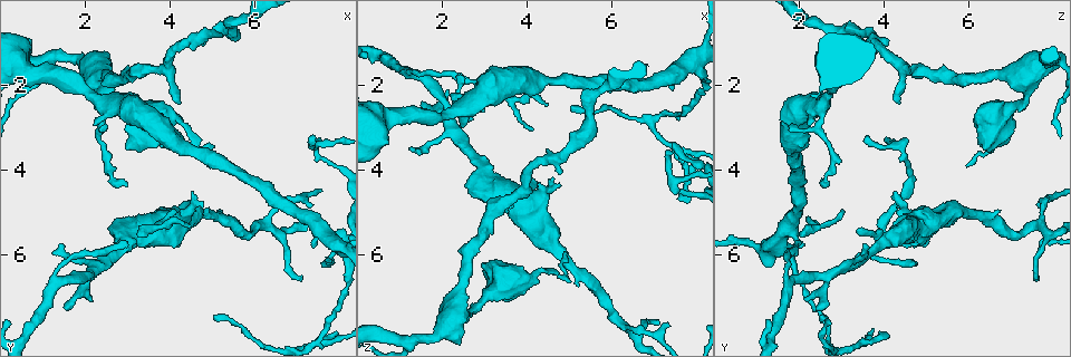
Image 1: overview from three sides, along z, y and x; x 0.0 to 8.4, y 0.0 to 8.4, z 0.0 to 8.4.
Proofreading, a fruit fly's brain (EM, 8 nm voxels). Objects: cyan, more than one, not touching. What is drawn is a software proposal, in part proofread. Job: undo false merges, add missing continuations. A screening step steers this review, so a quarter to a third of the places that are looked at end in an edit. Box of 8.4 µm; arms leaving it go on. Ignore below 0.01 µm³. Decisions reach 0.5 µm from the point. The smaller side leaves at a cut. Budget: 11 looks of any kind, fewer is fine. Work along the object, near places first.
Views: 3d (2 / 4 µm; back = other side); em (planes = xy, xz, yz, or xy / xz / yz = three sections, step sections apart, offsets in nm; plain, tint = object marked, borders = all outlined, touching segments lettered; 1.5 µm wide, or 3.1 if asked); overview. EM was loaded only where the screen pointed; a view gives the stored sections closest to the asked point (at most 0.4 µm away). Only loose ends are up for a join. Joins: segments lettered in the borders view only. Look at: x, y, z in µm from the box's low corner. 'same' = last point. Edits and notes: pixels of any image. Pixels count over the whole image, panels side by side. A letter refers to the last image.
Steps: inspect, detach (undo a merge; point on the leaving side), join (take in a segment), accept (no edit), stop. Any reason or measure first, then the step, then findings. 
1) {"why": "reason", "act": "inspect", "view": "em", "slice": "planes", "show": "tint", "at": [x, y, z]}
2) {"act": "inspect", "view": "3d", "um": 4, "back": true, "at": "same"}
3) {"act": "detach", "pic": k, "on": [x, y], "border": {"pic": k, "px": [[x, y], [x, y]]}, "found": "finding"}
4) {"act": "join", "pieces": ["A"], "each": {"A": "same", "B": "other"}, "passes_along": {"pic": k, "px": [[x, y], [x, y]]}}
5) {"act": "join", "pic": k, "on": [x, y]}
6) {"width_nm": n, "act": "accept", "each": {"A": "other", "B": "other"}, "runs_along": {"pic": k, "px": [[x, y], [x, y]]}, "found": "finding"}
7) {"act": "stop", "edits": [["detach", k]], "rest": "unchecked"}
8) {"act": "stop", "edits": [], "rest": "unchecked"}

{"why": "branch stops here", "act": "inspect", "view": "3d", "um": 4, "back": true, "at": [4.20, 5.00, 3.05]}

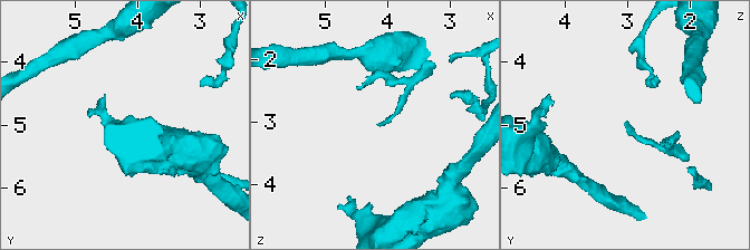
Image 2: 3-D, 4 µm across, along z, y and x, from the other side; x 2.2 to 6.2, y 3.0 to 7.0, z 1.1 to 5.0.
{"act": "inspect", "view": "em", "slice": "yz", "step": 4, "show": "borders", "at": [4.15, 4.95, 3.05]}

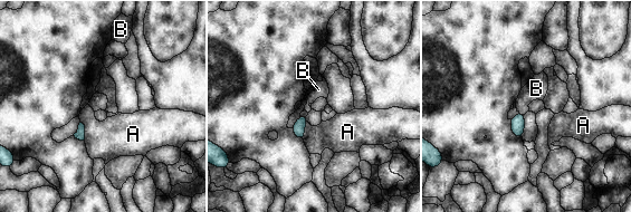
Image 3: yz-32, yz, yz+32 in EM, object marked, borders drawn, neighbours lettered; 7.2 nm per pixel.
{"act": "accept", "each": {"A": "other", "B": "other"}, "border": {"pic": 3, "px": [[518, 111], [524, 114]]}, "found": "no lettered segment goes on from it"}

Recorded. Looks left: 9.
{"why": "an open end", "act": "inspect", "view": "3d", "um": 4, "at": [3.00, 5.70, 2.05]}

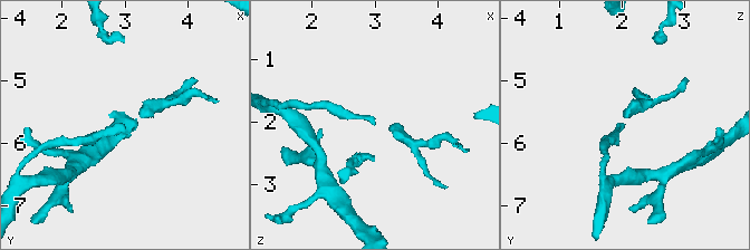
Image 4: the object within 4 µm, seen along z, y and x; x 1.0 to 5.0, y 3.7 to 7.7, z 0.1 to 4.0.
{"act": "inspect", "view": "em", "slice": "yz", "step": 4, "show": "borders", "at": [3.00, 5.70, 2.05]}

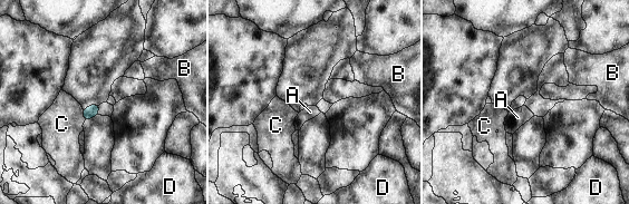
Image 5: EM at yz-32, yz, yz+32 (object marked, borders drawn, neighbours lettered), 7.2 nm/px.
{"act": "inspect", "view": "em", "slice": "xy", "step": 4, "show": "borders", "at": "same"}

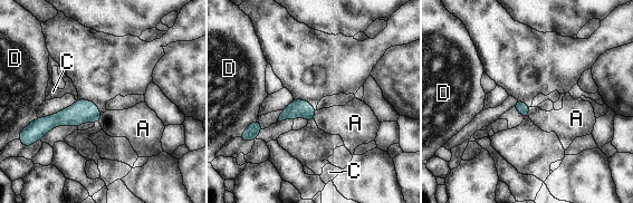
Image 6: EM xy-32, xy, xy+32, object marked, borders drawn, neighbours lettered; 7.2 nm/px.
{"act": "accept", "each": {"A": "other", "C": "other", "D": "other"}, "border": {"pic": 6, "px": [[316, 110], [314, 119]]}, "found": "no lettered segment goes on from it"}

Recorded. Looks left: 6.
{"why": "three-way junction", "act": "inspect", "view": "em", "slice": "planes", "show": "borders", "at": [1.40, 6.65, 1.75]}

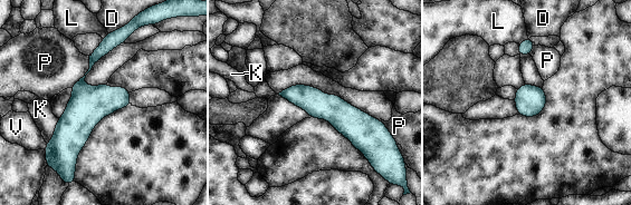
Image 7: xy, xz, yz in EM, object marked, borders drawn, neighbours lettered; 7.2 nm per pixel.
{"act": "accept", "each": {"D": "other", "K": "other", "L": "other", "P": "other", "V": "other"}, "border": {"pic": 7, "px": [[91, 55], [88, 70], [69, 87]]}, "found": "continuous, no second neuron"}

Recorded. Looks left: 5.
{"why": "an open end", "act": "inspect", "view": "3d", "um": 2, "at": [7.80, 6.20, 4.75]}

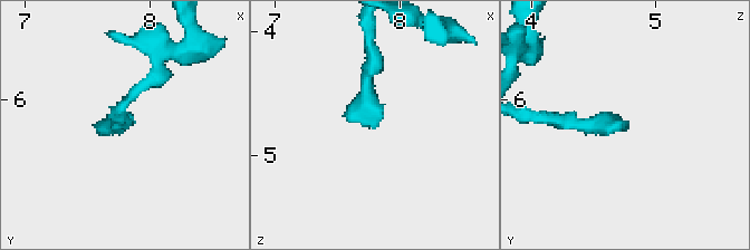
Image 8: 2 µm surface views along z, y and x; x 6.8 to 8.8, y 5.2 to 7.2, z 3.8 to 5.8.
{"why": "shape alone is not enough", "act": "inspect", "view": "em", "slice": "planes", "show": "borders", "at": [7.78, 6.24, 4.78]}

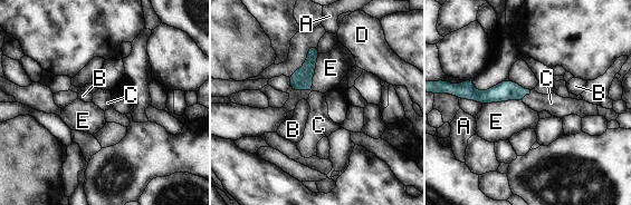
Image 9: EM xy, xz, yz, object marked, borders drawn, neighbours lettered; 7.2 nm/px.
{"act": "join", "pieces": ["C"], "each": {"A": "other", "B": "other", "C": "same", "D": "other", "E": "other"}, "found": "it goes on there"}

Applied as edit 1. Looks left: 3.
{"act": "stop", "edits": [["join", 9]], "rest": "unchecked"}

